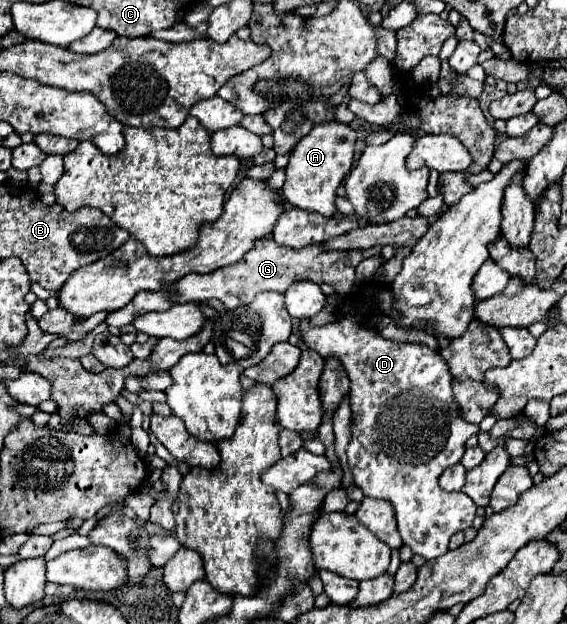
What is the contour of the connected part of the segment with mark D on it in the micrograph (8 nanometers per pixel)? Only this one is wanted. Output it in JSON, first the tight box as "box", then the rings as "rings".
{"box":[300,285,478,559],"rings":[[[374,285],[368,291],[354,297],[350,301],[354,309],[344,311],[338,321],[316,327],[310,319],[300,319],[302,341],[322,359],[336,357],[352,381],[352,439],[346,455],[354,483],[366,497],[384,499],[392,505],[398,533],[414,553],[424,559],[440,557],[448,551],[448,539],[472,525],[476,503],[462,491],[448,493],[440,489],[438,477],[462,459],[464,443],[478,433],[478,425],[462,419],[454,401],[448,363],[438,351],[420,343],[384,339],[366,321],[370,309],[392,321],[400,319],[392,289]]]}

